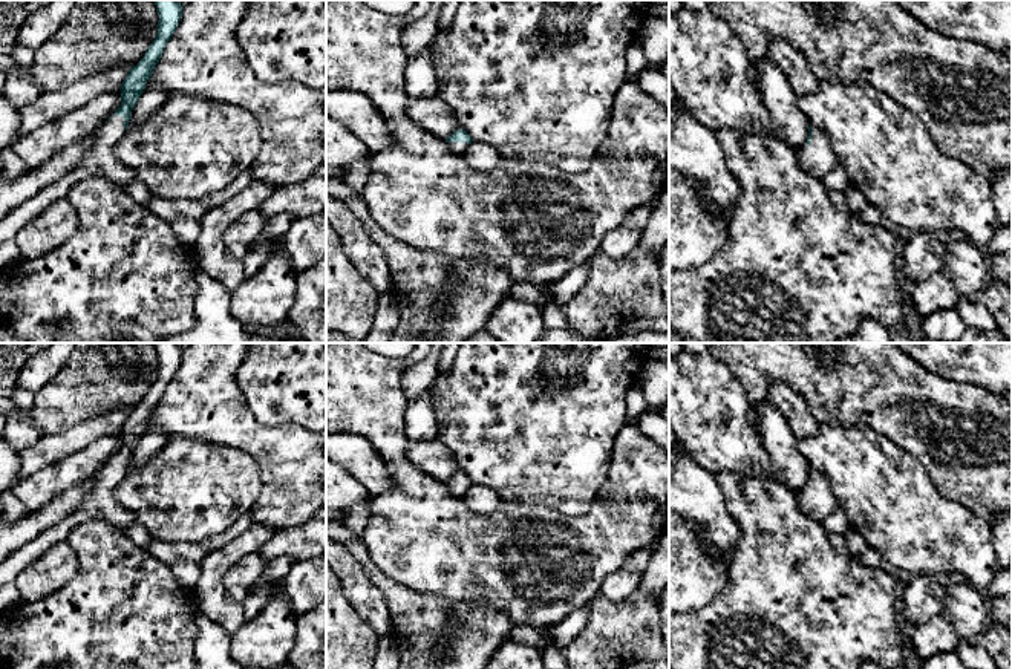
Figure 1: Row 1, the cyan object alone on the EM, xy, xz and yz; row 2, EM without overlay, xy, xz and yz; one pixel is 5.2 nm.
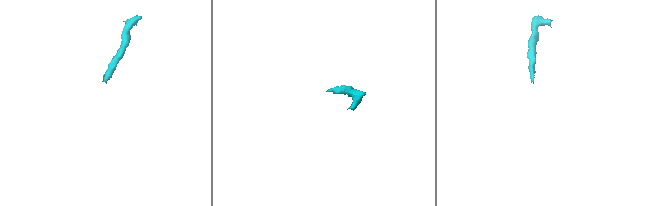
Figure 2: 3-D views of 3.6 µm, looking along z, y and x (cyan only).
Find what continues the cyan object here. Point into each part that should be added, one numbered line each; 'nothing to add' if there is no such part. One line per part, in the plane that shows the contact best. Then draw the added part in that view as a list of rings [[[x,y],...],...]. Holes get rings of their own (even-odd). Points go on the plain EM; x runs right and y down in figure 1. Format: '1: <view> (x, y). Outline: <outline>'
1: xy (100, 504). Outline: [[[113,458],[98,472],[93,488],[73,513],[20,547],[2,562],[0,586],[14,582],[31,562],[44,554],[57,542],[66,540],[69,533],[84,521],[101,519],[118,528],[126,528],[138,522],[136,514],[113,498],[115,487],[126,476],[124,465],[124,461]]]

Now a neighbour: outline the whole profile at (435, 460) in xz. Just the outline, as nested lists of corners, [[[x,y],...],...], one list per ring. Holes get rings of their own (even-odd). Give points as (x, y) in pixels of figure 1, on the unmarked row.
[[[439,439],[407,444],[407,459],[427,476],[446,484],[461,472],[452,450]]]

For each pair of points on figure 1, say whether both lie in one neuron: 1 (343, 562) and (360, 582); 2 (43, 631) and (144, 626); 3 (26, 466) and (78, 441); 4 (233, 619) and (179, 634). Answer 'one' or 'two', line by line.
1: one
2: one
3: one
4: two

